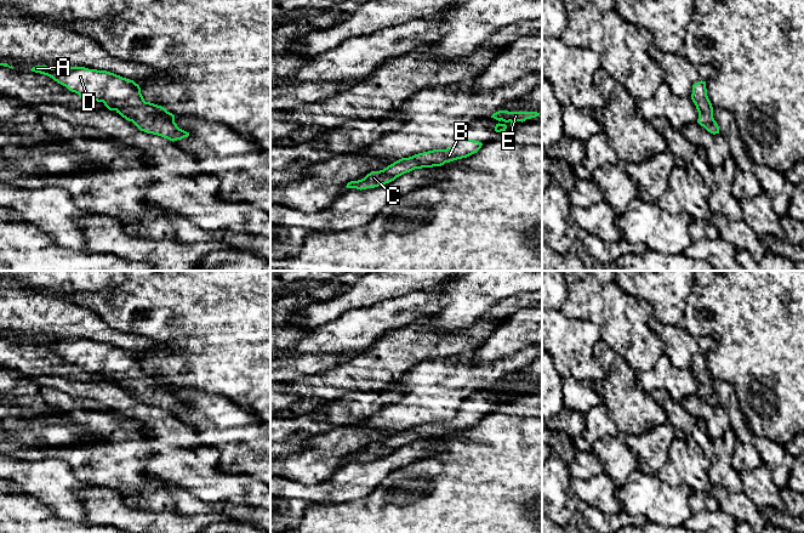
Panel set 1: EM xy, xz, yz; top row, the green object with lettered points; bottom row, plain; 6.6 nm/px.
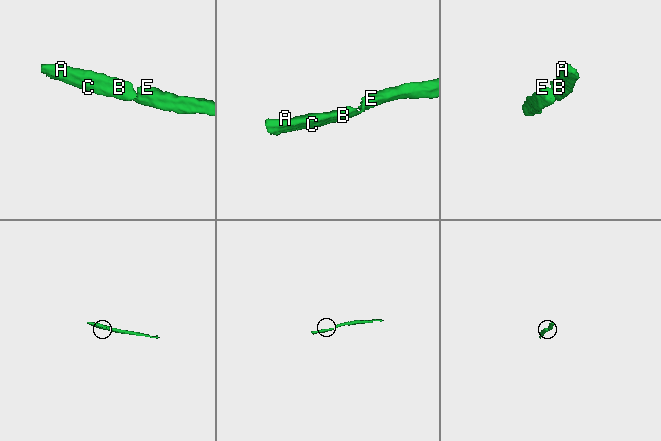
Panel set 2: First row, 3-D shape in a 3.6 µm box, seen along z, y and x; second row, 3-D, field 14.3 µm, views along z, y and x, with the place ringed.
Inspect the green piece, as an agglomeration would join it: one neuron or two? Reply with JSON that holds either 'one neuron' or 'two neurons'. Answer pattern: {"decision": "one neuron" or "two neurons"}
{"decision": "one neuron"}

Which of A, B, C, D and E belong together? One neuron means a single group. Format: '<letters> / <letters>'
A B C D E

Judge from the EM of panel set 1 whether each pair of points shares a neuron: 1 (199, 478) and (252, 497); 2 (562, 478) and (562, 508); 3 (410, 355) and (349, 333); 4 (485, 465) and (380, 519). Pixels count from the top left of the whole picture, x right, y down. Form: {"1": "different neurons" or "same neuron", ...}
{"1": "same neuron", "2": "same neuron", "3": "different neurons", "4": "same neuron"}

